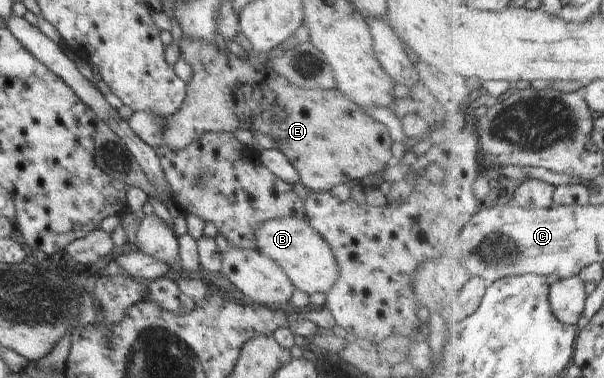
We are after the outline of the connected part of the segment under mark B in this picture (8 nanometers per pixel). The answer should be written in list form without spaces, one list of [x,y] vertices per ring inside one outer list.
[[[282,217],[270,219],[257,228],[258,251],[278,263],[290,277],[296,289],[306,294],[326,294],[334,286],[339,275],[333,248],[322,235],[304,219]]]

